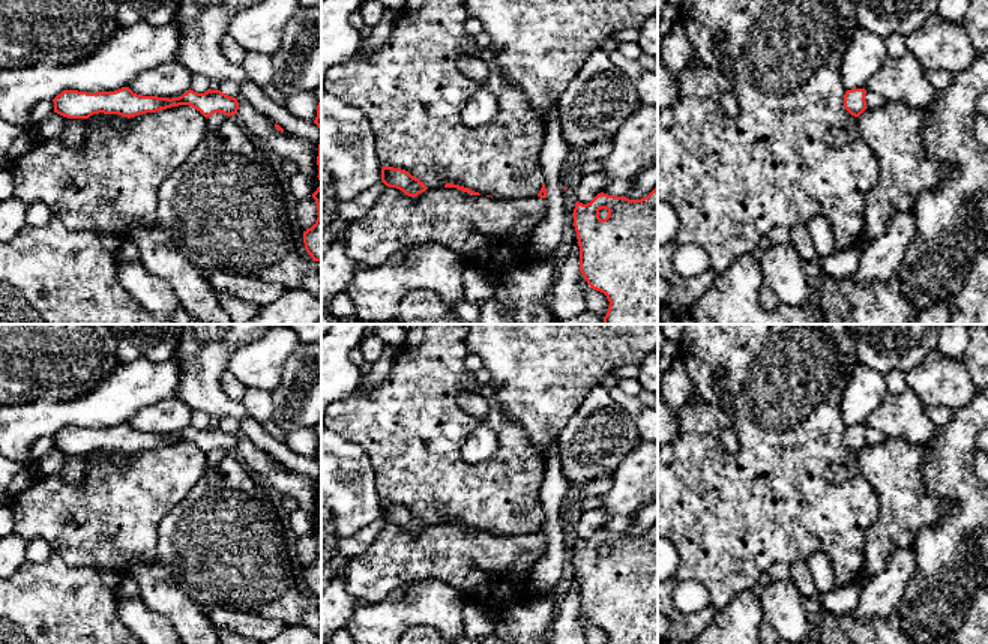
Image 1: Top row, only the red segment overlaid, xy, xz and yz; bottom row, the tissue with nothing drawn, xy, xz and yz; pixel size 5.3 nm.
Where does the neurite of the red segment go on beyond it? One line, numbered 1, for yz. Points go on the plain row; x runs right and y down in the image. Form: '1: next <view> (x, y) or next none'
1: next none

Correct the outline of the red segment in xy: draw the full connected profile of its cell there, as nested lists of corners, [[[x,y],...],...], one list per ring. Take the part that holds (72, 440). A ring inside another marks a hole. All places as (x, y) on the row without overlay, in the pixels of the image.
[[[129,423],[98,429],[63,426],[53,437],[54,449],[68,455],[89,455],[99,449],[119,450],[131,455],[179,441],[189,441],[198,446],[206,455],[215,449],[222,449],[230,453],[237,450],[239,446],[236,434],[210,425],[204,429],[197,429],[189,425],[182,432],[171,435],[137,431]]]

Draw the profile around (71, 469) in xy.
[[[53,447],[35,461],[33,477],[60,477],[66,483],[81,483],[86,479],[86,468],[92,455],[102,456],[116,467],[125,467],[131,459],[128,453],[119,450],[99,449],[89,455],[68,455]]]

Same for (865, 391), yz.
[[[857,363],[841,398],[841,416],[847,426],[865,425],[868,416],[889,396],[886,378]]]

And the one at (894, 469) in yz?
[[[886,437],[880,444],[866,444],[857,464],[874,488],[880,510],[865,534],[863,572],[877,575],[892,552],[913,546],[922,527],[943,515],[943,504],[925,485],[923,450],[905,438]]]

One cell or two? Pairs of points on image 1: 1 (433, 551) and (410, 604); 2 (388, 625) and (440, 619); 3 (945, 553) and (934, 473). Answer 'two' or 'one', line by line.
1: two
2: one
3: one

